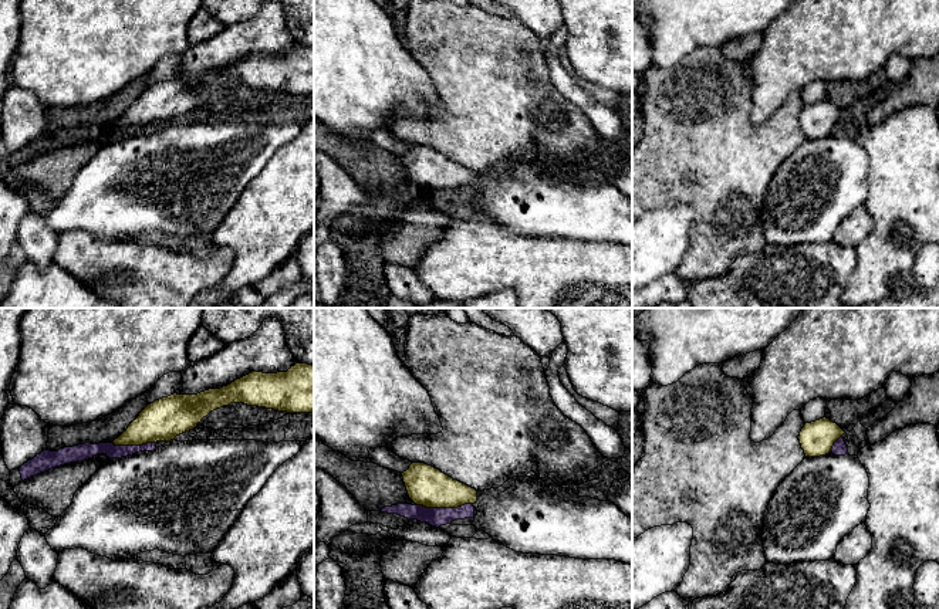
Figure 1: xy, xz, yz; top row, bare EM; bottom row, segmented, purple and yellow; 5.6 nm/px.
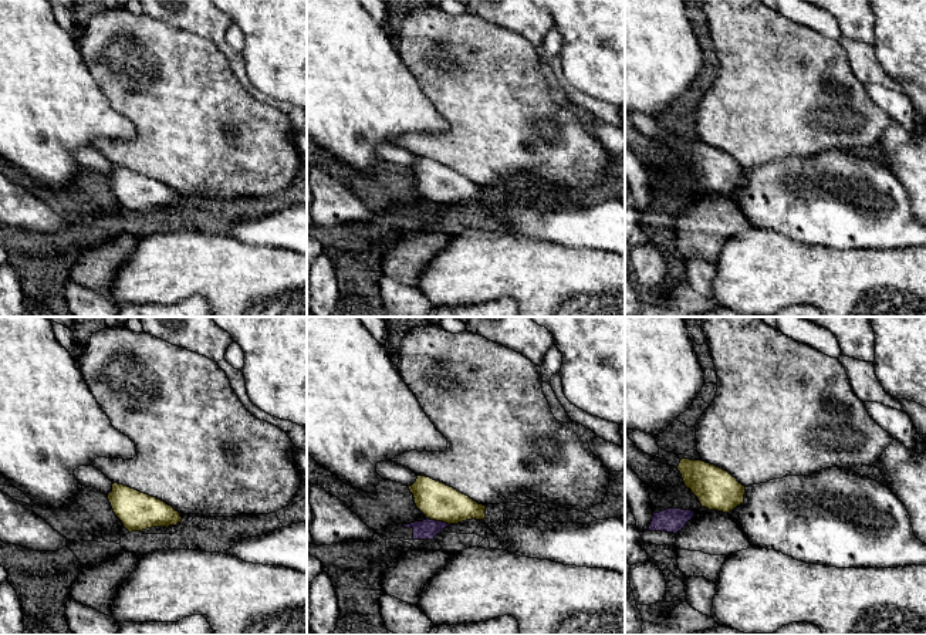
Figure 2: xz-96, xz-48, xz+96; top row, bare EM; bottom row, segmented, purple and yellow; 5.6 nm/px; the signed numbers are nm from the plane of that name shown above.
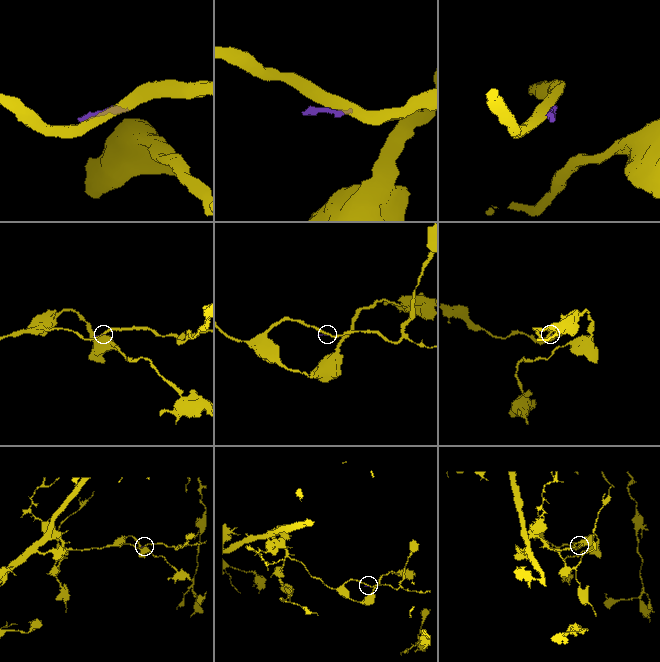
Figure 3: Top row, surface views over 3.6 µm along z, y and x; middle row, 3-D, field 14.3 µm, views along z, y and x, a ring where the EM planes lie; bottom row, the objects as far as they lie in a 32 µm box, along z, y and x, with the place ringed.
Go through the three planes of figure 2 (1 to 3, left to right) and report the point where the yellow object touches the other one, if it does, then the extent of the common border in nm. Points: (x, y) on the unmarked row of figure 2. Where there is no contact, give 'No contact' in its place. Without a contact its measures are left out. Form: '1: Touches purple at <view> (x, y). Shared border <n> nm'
1: No contact
2: Touches purple at xz-48 (438, 203). Shared border 140 nm
3: No contact

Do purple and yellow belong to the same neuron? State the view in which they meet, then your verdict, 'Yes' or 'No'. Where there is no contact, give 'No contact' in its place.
Touches purple in xz. No

